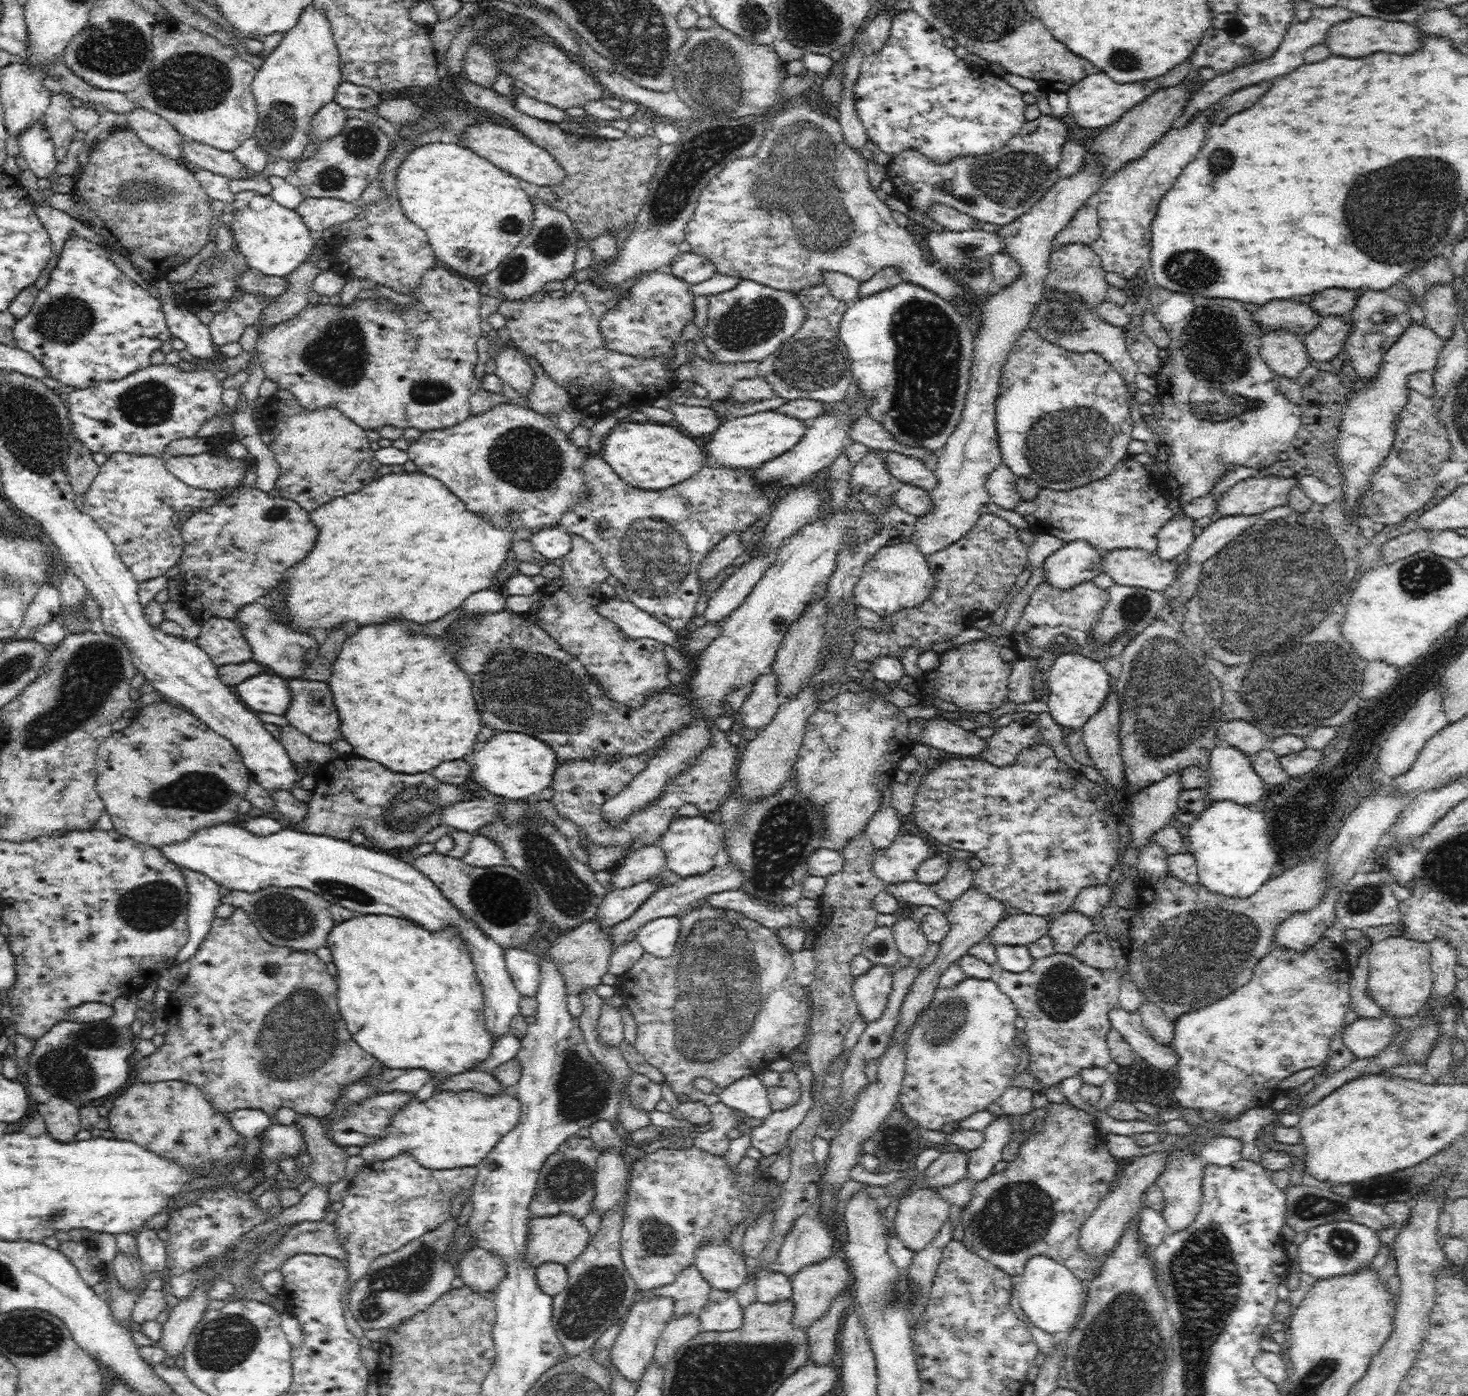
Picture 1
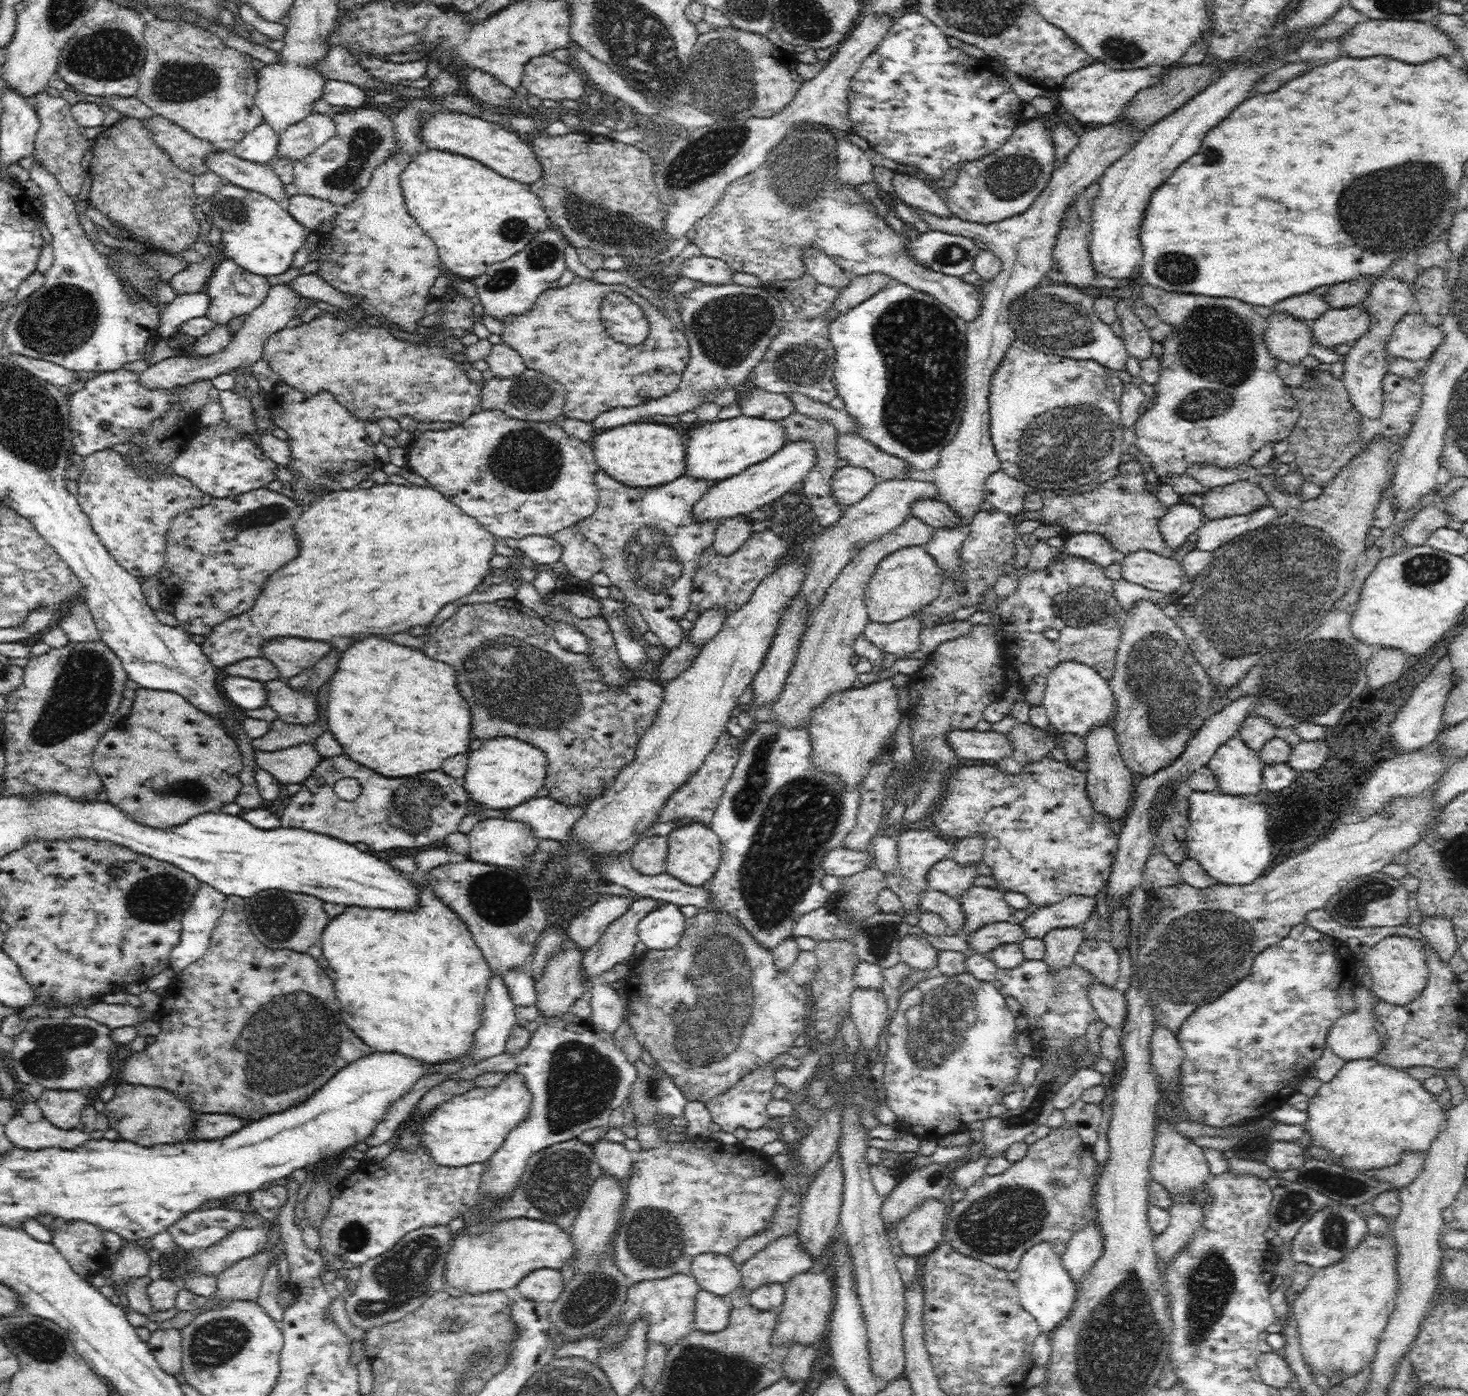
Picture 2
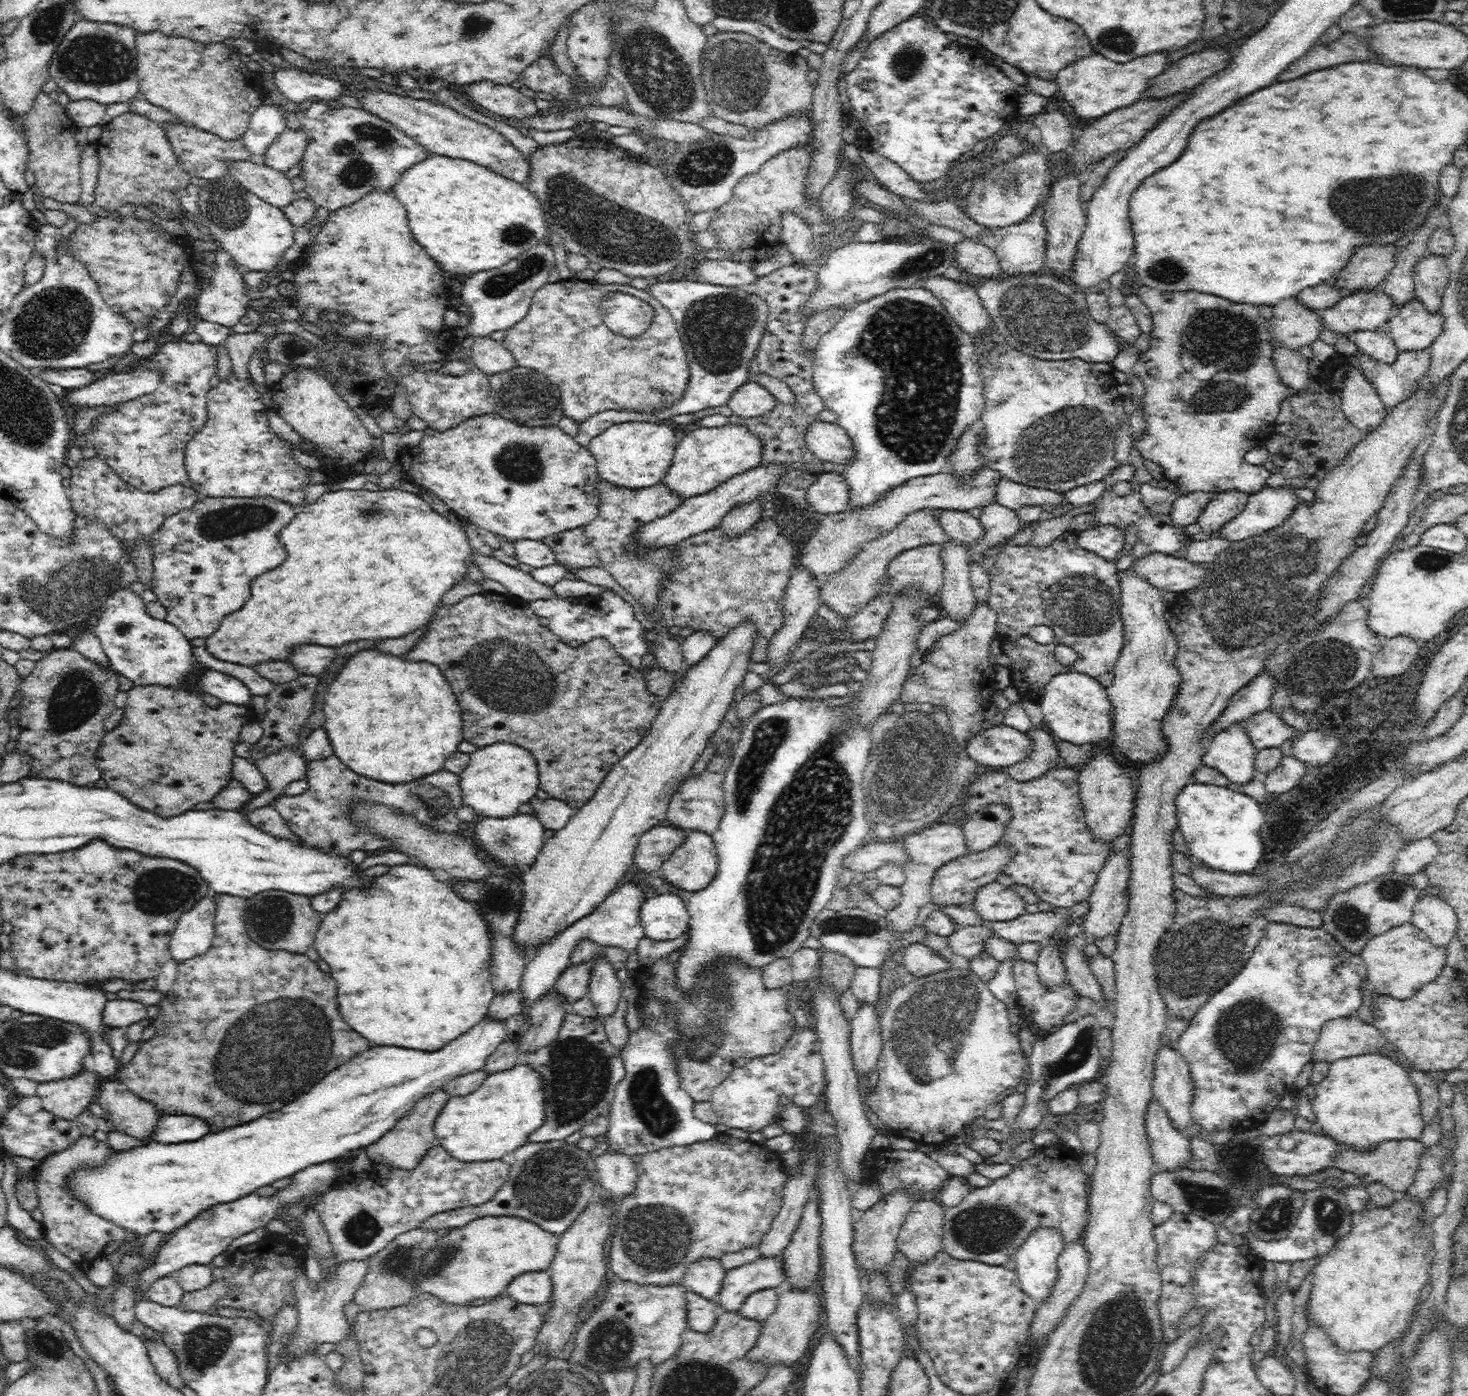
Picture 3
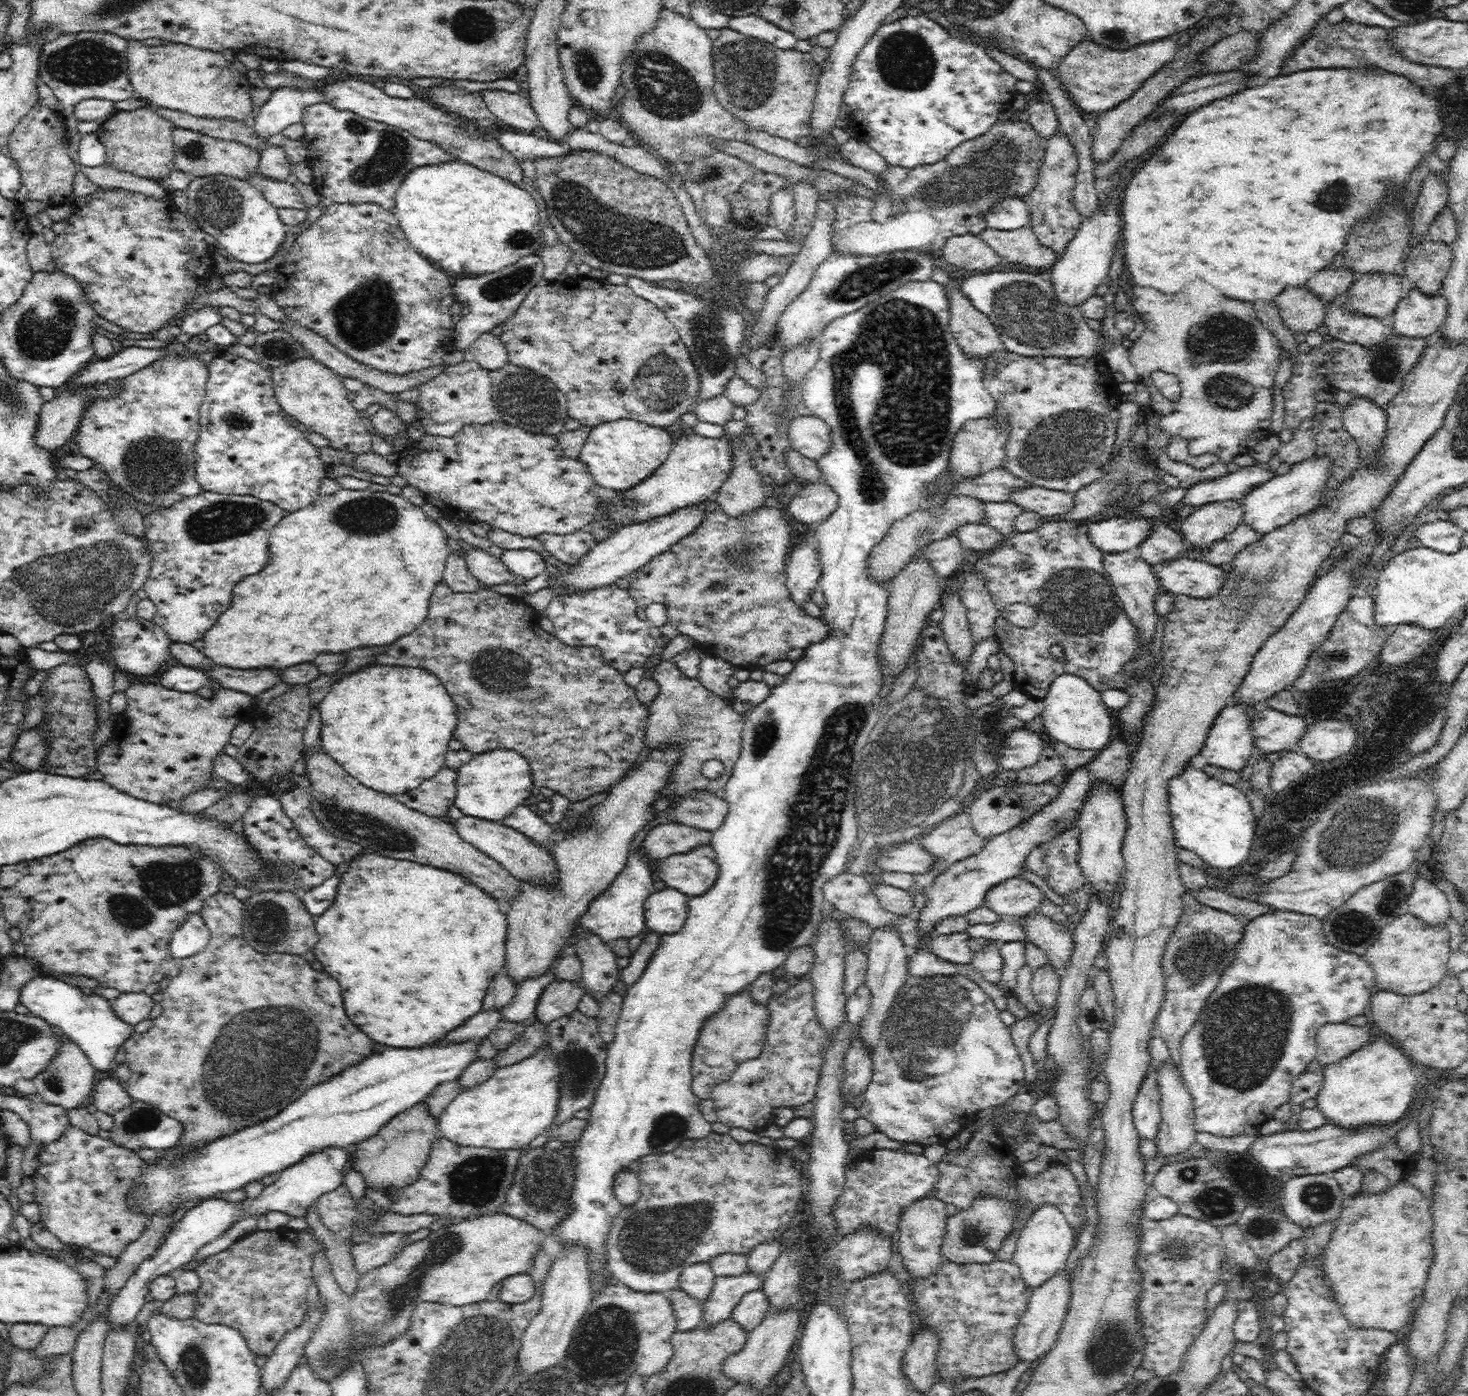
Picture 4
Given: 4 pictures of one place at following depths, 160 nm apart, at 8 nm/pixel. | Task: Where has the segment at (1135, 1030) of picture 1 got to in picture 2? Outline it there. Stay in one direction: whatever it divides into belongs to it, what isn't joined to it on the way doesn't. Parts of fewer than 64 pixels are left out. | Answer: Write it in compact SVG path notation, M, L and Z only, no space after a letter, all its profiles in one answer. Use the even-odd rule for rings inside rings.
M1098 982L1089 989L1088 995L1090 1004L1098 1013L1099 1018L1107 1025L1121 1030L1128 1014L1128 1001L1124 994L1114 987Z

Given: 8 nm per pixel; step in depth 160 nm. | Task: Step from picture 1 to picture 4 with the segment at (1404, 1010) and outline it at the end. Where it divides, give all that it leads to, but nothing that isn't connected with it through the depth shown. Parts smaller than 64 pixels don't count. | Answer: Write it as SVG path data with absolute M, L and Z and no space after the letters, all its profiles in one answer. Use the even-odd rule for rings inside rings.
M1407 913L1382 928L1379 937L1366 949L1363 959L1372 967L1378 989L1402 995L1421 994L1444 979L1450 951L1447 924L1432 927Z

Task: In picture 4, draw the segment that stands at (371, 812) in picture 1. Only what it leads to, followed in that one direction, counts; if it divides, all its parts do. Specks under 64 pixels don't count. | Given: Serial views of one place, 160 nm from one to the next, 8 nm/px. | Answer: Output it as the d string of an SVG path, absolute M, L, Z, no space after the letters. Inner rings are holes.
M442 768L434 778L424 780L418 788L394 795L396 800L440 819L448 819L448 808L454 805L456 798L457 771L453 768ZM295 775L292 785L290 790L280 796L279 801L284 812L301 832L306 844L316 850L328 863L335 864L335 866L354 860L362 846L331 836L312 814L308 775Z

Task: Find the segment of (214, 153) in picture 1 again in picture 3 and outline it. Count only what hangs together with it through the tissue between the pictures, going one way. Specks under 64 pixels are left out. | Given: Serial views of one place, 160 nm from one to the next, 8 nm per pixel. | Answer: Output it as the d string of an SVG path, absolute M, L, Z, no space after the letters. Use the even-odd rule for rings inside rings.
M260 160L231 162L228 176L275 207L285 207L297 198L295 188L286 174Z

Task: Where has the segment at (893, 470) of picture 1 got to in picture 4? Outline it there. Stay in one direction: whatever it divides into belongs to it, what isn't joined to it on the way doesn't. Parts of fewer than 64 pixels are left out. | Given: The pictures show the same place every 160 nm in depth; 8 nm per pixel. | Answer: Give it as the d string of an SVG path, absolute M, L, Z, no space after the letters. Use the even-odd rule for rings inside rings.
M816 415L792 418L788 437L793 450L815 461L826 454L833 444L828 424Z

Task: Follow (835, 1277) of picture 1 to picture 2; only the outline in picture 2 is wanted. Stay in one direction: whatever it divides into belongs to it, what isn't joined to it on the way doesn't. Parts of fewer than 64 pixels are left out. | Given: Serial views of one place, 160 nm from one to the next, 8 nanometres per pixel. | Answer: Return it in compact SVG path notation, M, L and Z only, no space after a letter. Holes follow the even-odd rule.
M802 1273L784 1283L784 1302L778 1311L777 1324L771 1343L774 1346L792 1346L794 1343L810 1346L820 1342L830 1320L833 1308L833 1280L826 1273Z

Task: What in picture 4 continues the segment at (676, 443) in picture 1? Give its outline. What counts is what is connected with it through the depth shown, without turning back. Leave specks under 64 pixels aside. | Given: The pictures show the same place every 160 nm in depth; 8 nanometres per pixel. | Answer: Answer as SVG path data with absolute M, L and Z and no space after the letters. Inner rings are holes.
M618 419L591 428L579 456L586 463L596 484L614 491L624 491L640 484L664 464L673 447L666 430L632 419Z

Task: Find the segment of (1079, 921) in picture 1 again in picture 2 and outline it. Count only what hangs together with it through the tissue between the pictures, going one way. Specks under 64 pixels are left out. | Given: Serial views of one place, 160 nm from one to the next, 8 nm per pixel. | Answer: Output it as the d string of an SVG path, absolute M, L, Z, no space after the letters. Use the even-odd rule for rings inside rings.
M1080 926L1054 928L1044 936L1045 954L1042 958L1050 969L1069 967L1078 952L1080 945L1085 941L1084 929Z

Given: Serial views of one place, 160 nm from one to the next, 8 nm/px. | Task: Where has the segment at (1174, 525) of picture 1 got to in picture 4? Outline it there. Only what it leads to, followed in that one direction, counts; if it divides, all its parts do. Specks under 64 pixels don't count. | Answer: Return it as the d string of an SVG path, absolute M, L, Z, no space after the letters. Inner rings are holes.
M1259 465L1232 467L1225 476L1202 481L1191 486L1183 499L1184 505L1198 509L1200 506L1228 501L1241 500L1260 484L1274 476L1274 472Z

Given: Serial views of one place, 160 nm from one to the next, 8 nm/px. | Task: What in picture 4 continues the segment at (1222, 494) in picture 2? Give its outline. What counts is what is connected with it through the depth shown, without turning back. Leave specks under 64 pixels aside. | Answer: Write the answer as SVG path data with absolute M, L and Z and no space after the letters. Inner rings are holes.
M1242 499L1209 503L1194 510L1181 522L1181 534L1191 552L1202 554L1207 548L1224 536L1236 530L1243 522Z

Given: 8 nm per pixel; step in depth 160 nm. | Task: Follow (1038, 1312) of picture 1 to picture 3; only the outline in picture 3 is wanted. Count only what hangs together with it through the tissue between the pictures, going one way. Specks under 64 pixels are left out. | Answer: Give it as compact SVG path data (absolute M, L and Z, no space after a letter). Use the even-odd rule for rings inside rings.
M1051 1226L1050 1228L1036 1228L1014 1254L1015 1273L1020 1281L1021 1289L1037 1304L1044 1302L1054 1290L1054 1284L1058 1280L1057 1258L1065 1246L1066 1244L1057 1228Z

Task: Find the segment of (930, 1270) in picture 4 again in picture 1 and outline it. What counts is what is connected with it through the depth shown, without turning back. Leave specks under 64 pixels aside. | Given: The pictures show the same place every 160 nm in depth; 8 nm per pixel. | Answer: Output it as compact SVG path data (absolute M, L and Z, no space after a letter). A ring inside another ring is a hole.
M930 1187L910 1192L897 1205L894 1224L898 1238L913 1252L926 1248L936 1238L940 1227L949 1222L950 1206Z

